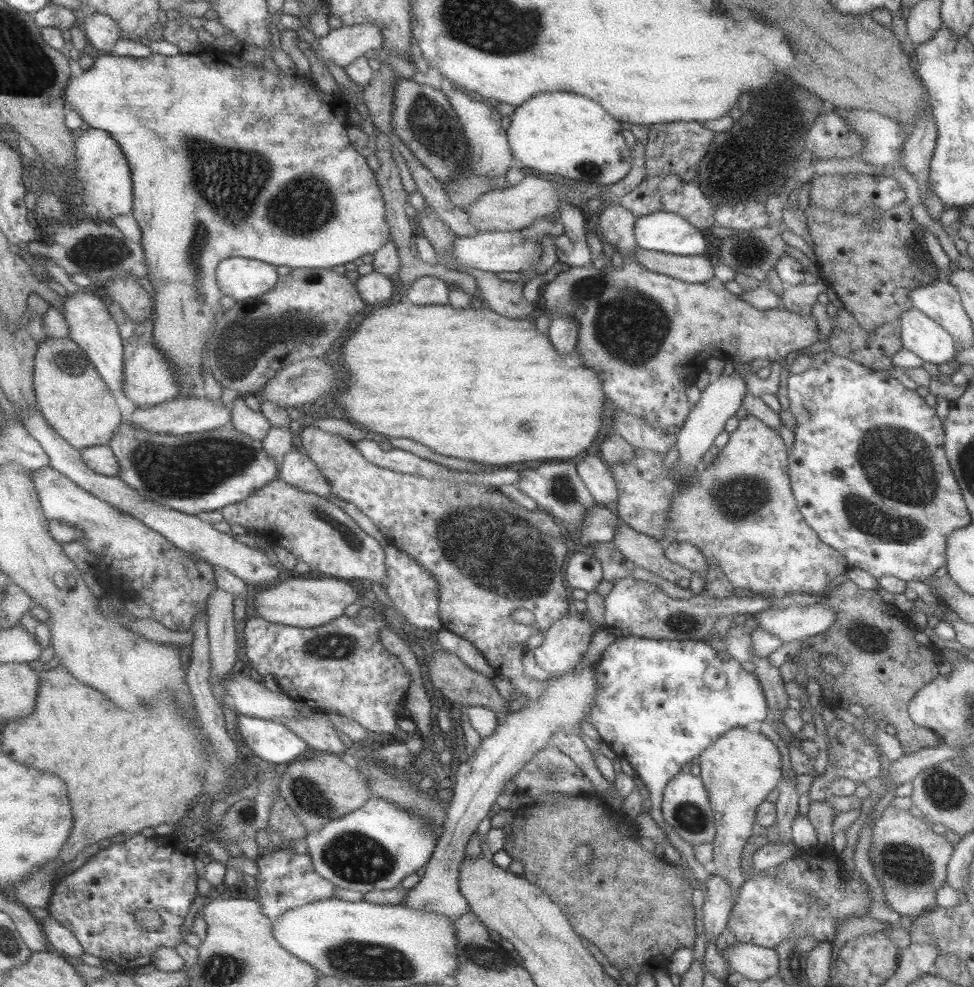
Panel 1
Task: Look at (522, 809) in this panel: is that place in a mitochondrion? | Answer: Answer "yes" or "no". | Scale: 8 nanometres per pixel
no

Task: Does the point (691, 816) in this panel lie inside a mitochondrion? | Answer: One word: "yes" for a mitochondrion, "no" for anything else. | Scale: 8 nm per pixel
yes

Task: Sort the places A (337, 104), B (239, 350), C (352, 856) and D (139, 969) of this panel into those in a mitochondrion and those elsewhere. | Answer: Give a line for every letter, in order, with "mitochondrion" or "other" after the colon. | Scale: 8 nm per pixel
A: other
B: mitochondrion
C: mitochondrion
D: other

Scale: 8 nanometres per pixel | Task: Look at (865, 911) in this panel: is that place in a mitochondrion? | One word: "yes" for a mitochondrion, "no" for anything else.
no

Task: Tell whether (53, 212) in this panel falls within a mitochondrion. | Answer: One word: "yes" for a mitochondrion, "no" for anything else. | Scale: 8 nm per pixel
no

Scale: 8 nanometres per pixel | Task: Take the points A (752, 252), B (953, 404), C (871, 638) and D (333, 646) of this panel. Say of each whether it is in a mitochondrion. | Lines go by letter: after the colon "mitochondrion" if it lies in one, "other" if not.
A: mitochondrion
B: other
C: mitochondrion
D: mitochondrion

